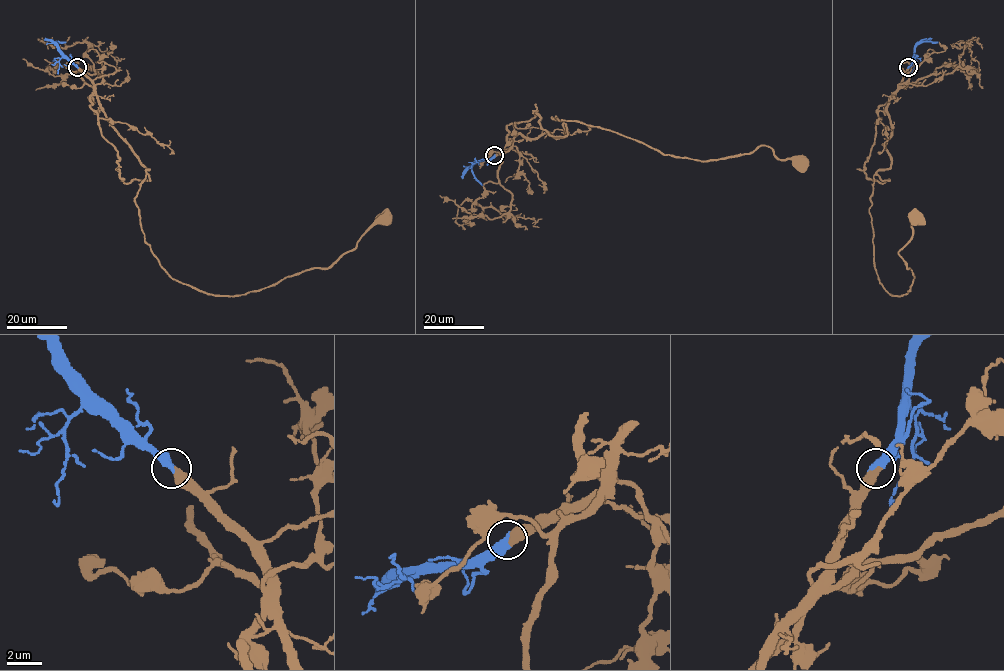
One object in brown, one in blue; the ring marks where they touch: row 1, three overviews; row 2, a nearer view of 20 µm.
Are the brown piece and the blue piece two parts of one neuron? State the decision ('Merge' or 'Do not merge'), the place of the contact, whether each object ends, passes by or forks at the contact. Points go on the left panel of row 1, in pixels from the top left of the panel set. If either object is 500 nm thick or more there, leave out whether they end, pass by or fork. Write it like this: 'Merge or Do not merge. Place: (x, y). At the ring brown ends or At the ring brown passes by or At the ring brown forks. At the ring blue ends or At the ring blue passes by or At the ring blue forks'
Merge. Place: (77, 67). At the ring brown ends. At the ring blue ends

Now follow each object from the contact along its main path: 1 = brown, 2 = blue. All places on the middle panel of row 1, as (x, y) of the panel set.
1: (494, 155), (518, 134), (561, 138), (556, 116), (664, 155), (715, 160), (768, 146), (779, 159), (802, 161)
2: (494, 155), (477, 161), (472, 166), (473, 176), (482, 185)

